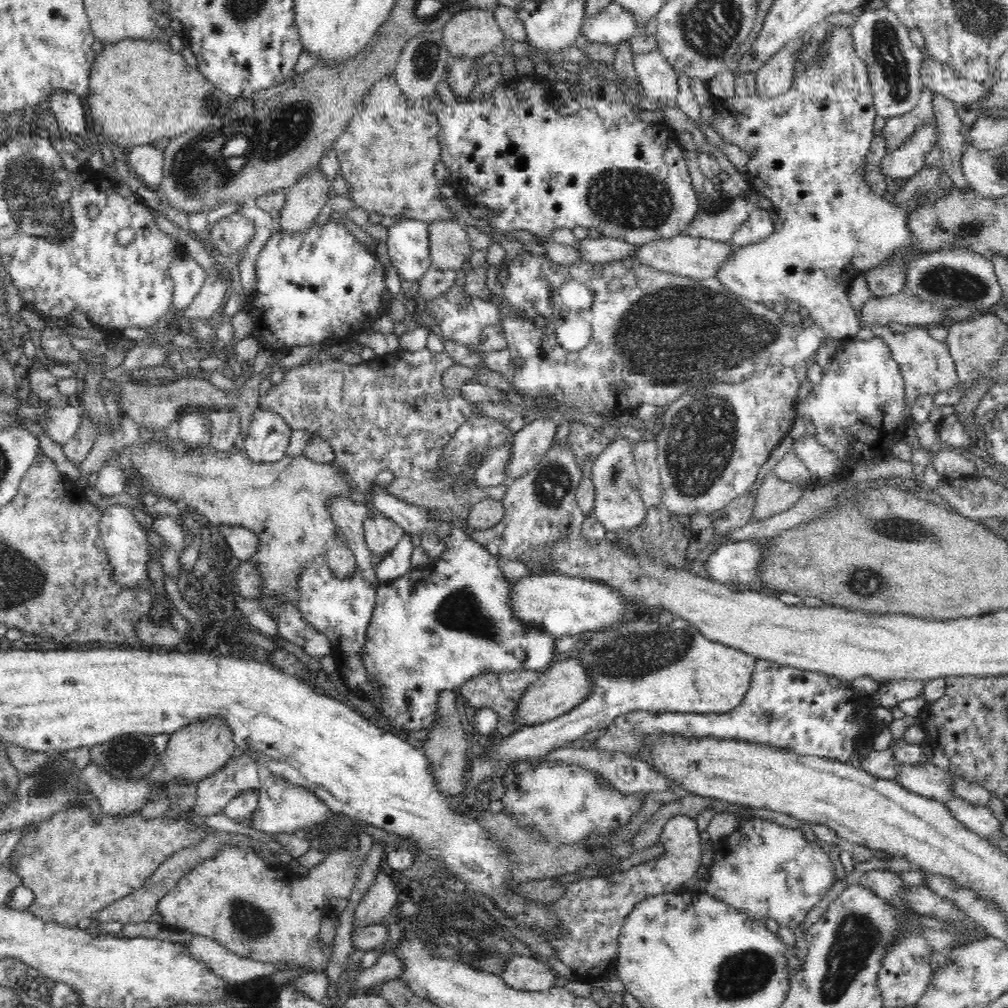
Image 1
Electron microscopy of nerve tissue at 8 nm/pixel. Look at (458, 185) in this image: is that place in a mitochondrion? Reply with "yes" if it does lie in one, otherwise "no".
no

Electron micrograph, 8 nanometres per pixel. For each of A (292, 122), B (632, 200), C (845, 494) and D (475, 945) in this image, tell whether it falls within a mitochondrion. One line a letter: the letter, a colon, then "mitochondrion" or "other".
A: mitochondrion
B: mitochondrion
C: other
D: mitochondrion

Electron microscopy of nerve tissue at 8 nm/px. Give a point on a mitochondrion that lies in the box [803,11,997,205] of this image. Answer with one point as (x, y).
(886, 46)

